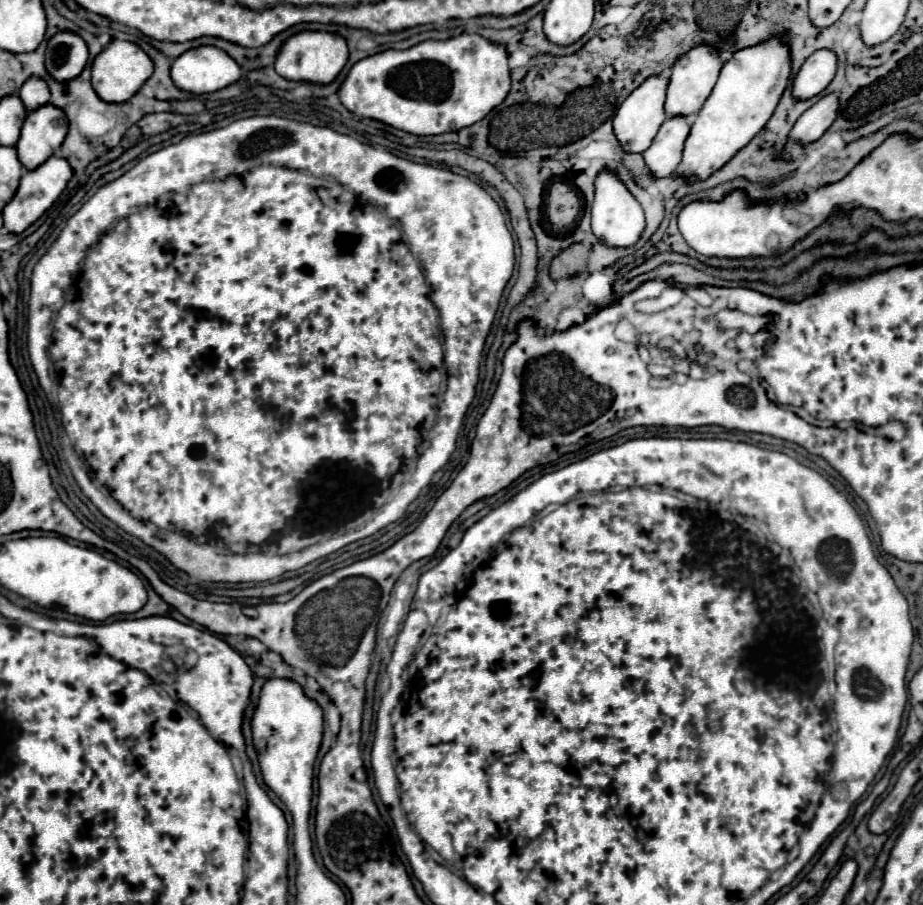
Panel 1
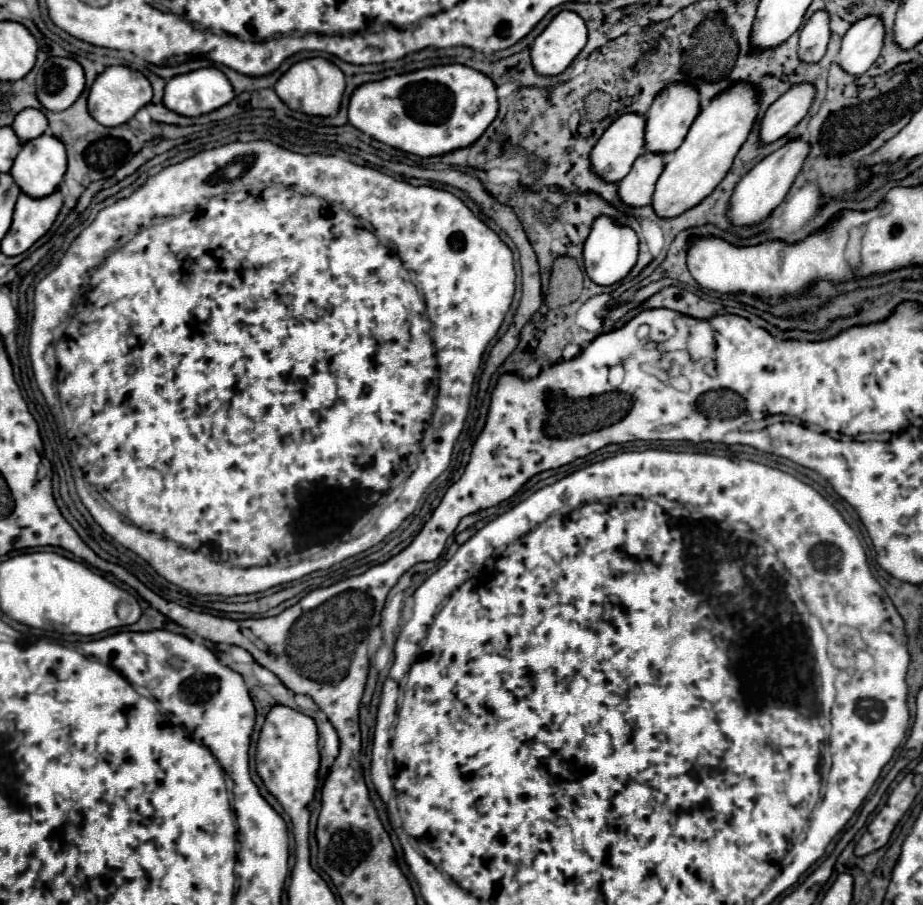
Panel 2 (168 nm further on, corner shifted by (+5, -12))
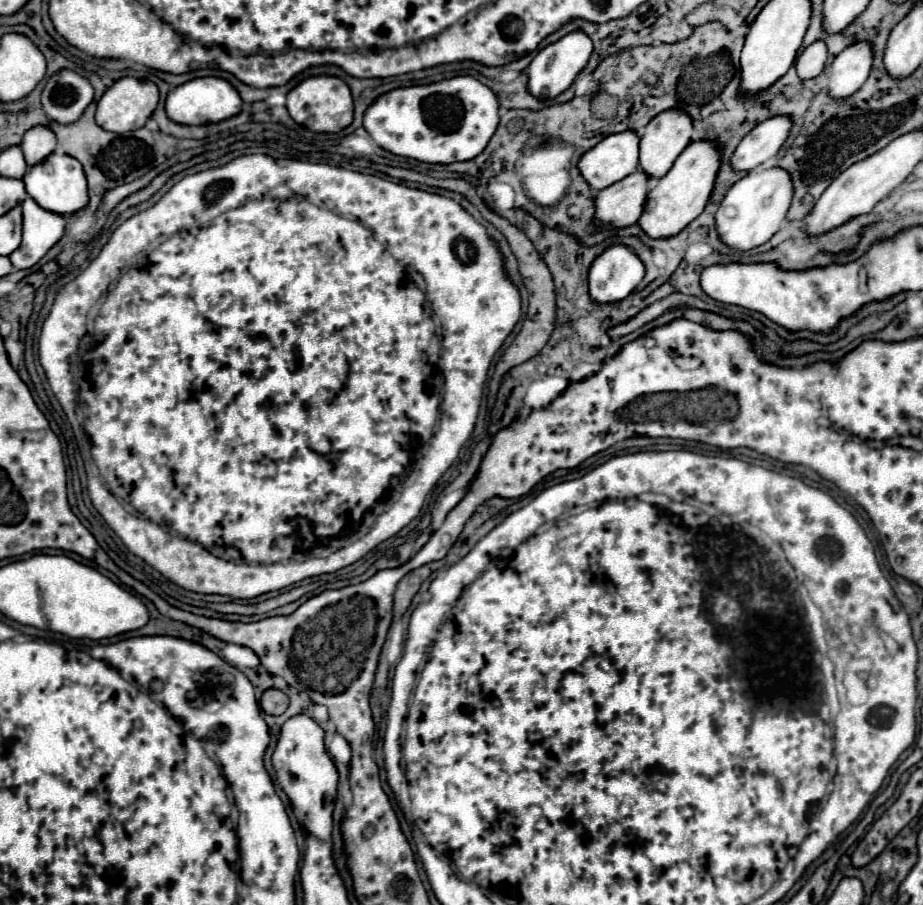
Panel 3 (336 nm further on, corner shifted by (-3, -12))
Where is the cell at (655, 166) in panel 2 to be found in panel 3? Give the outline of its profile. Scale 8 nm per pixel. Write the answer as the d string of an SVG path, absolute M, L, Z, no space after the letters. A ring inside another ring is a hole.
M638 169L636 173L624 177L622 181L598 191L594 195L594 221L592 221L594 227L598 231L604 231L604 229L622 229L634 225L640 219L642 207L646 203L646 187L648 187L648 177Z

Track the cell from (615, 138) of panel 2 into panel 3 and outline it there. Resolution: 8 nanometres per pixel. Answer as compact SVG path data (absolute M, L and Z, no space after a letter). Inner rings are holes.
M624 131L606 137L578 161L580 175L596 191L632 175L638 169L638 135Z

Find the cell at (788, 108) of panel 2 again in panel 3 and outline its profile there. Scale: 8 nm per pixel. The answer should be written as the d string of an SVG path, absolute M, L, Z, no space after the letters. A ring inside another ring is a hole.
M772 117L754 127L730 157L734 171L752 171L770 161L784 145L792 121L788 117Z

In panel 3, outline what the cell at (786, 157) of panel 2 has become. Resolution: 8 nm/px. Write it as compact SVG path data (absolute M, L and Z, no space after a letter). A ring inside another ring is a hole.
M762 167L746 173L738 179L726 197L722 199L716 211L716 231L720 239L736 249L736 251L750 251L762 243L766 243L782 225L786 211L792 199L792 183L790 175L784 173L780 167Z

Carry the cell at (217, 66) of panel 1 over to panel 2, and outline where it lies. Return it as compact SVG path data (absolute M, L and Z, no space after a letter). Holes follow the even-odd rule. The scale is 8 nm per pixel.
M202 67L176 75L166 83L164 103L170 111L198 117L234 99L234 89L226 75L216 67Z

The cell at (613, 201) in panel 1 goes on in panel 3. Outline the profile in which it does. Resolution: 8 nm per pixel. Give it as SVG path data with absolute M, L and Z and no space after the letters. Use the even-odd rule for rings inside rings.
M614 245L592 263L588 275L588 293L598 305L614 305L626 299L642 279L642 261L624 245Z

